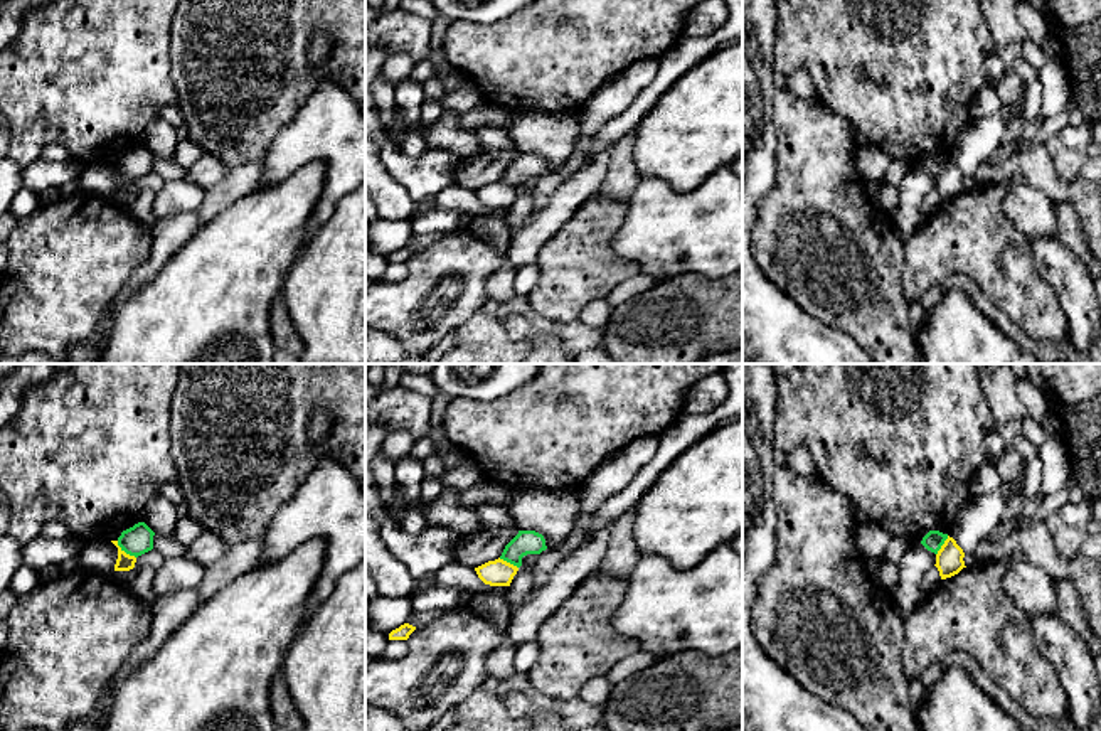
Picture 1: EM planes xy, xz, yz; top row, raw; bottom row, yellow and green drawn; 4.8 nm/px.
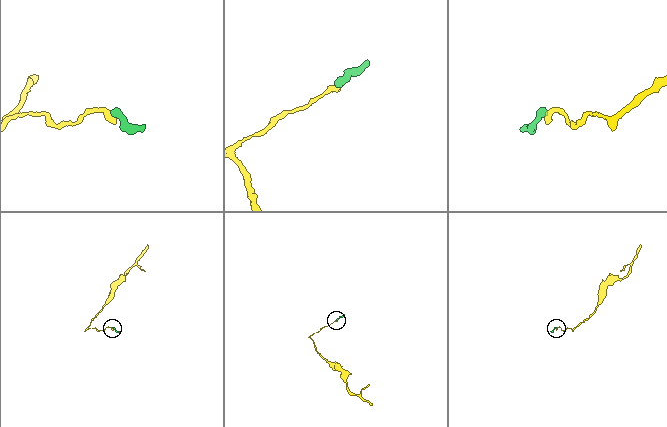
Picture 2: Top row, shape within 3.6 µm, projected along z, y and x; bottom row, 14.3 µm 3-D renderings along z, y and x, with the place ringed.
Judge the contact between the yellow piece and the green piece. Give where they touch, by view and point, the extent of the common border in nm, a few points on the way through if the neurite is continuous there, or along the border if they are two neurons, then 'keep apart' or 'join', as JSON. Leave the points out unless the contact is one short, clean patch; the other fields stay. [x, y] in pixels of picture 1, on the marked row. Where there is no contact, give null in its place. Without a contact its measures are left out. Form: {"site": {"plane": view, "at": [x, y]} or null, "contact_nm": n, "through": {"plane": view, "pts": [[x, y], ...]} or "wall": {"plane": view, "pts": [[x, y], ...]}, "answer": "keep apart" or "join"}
{"site": {"plane": "xy", "at": [123, 551]}, "contact_nm": 130, "wall": {"plane": "xy", "pts": [[117, 541], [135, 558]]}, "answer": "keep apart"}

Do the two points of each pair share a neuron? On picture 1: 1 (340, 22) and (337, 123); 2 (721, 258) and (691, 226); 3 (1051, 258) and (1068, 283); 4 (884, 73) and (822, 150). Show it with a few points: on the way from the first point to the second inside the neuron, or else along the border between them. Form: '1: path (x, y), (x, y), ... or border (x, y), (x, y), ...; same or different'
1: border (347, 91), (324, 80), (303, 105); different
2: path (714, 250), (699, 234); same
3: path (1058, 265), (1068, 277); same
4: border (817, 95), (857, 132); different

